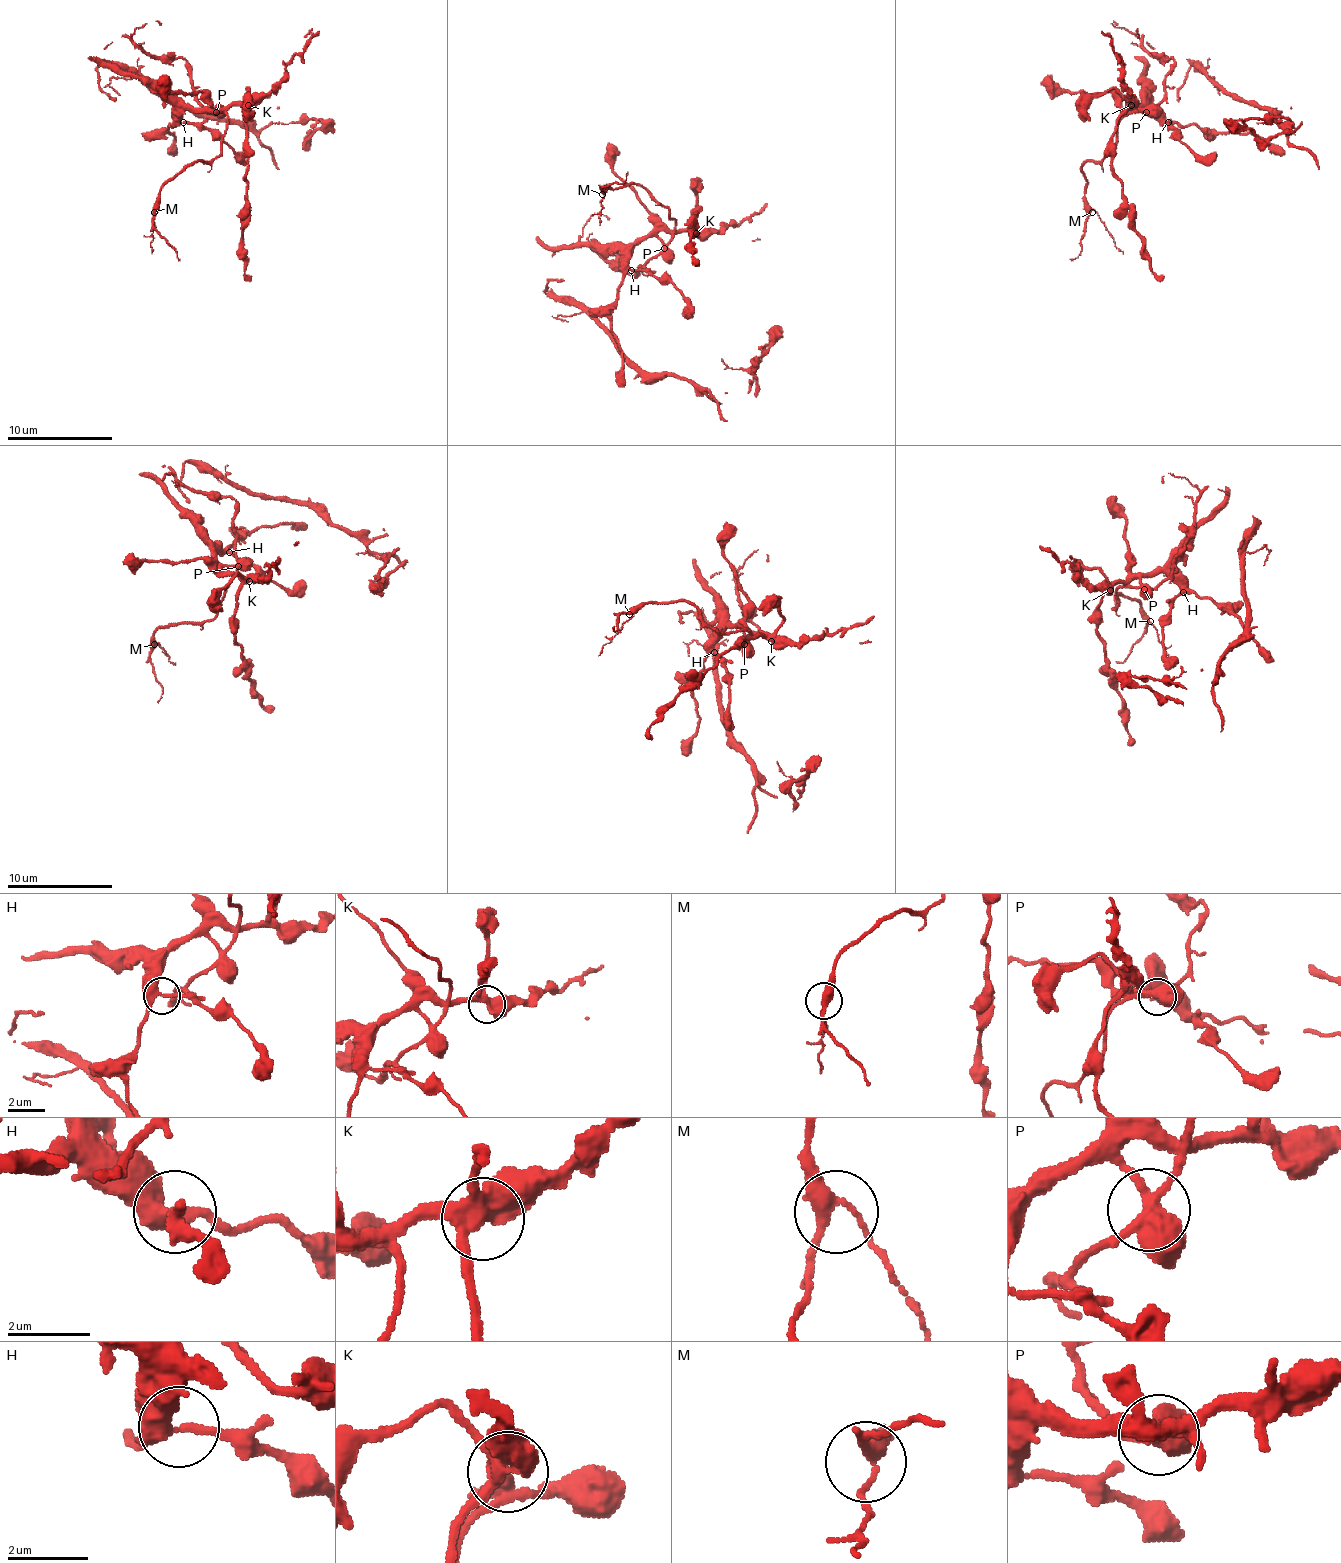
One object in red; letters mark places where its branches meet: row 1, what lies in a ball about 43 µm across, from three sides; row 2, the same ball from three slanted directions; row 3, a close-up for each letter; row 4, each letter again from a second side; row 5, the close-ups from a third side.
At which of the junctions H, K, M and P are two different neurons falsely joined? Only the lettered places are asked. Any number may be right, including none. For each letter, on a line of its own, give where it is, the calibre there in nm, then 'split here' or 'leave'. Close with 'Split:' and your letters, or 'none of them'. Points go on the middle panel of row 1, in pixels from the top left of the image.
H: at (631, 270); 280 nm thick; leave
K: at (696, 233); 420 nm thick; leave
M: at (602, 194); 300 nm thick; leave
P: at (664, 248); 460 nm thick; split here
Split: P

